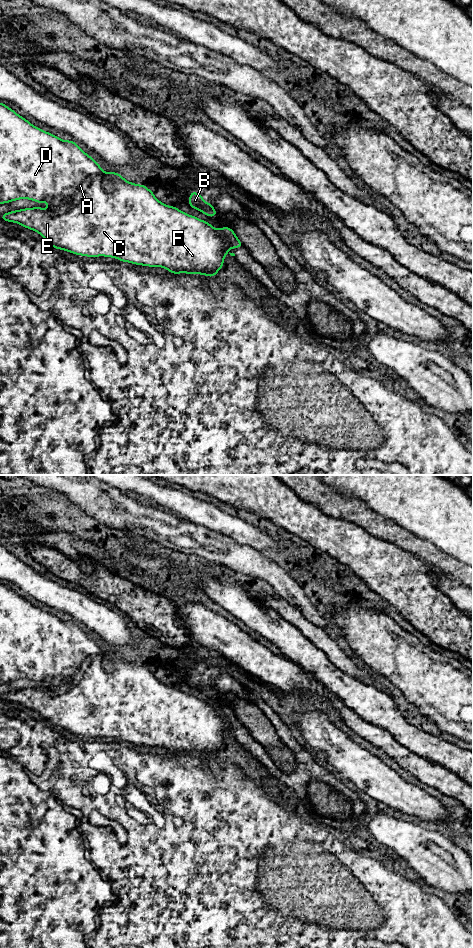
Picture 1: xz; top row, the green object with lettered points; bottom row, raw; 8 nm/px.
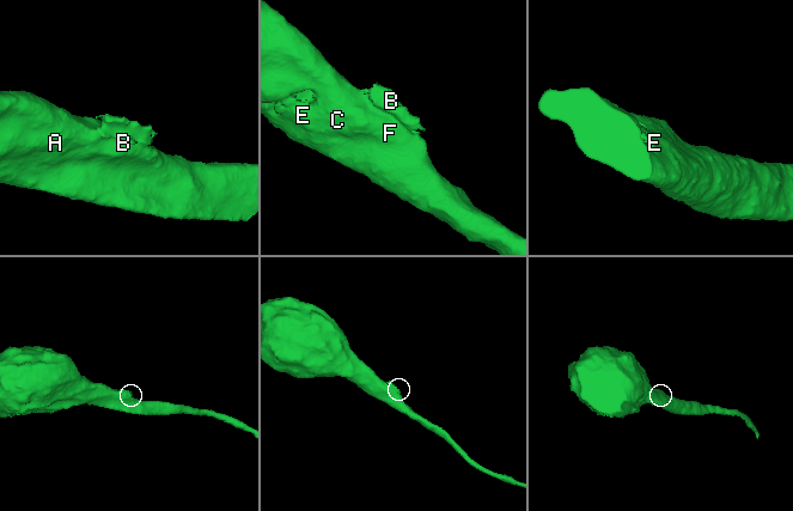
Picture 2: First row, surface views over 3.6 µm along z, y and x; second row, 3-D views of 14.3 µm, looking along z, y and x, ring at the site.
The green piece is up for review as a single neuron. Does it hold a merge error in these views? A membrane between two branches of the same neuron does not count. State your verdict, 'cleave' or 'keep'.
cleave

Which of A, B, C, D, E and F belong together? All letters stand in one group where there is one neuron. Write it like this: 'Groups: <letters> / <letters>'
Groups: A C D E F / B

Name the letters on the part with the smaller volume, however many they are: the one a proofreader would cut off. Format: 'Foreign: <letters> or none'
Foreign: B

